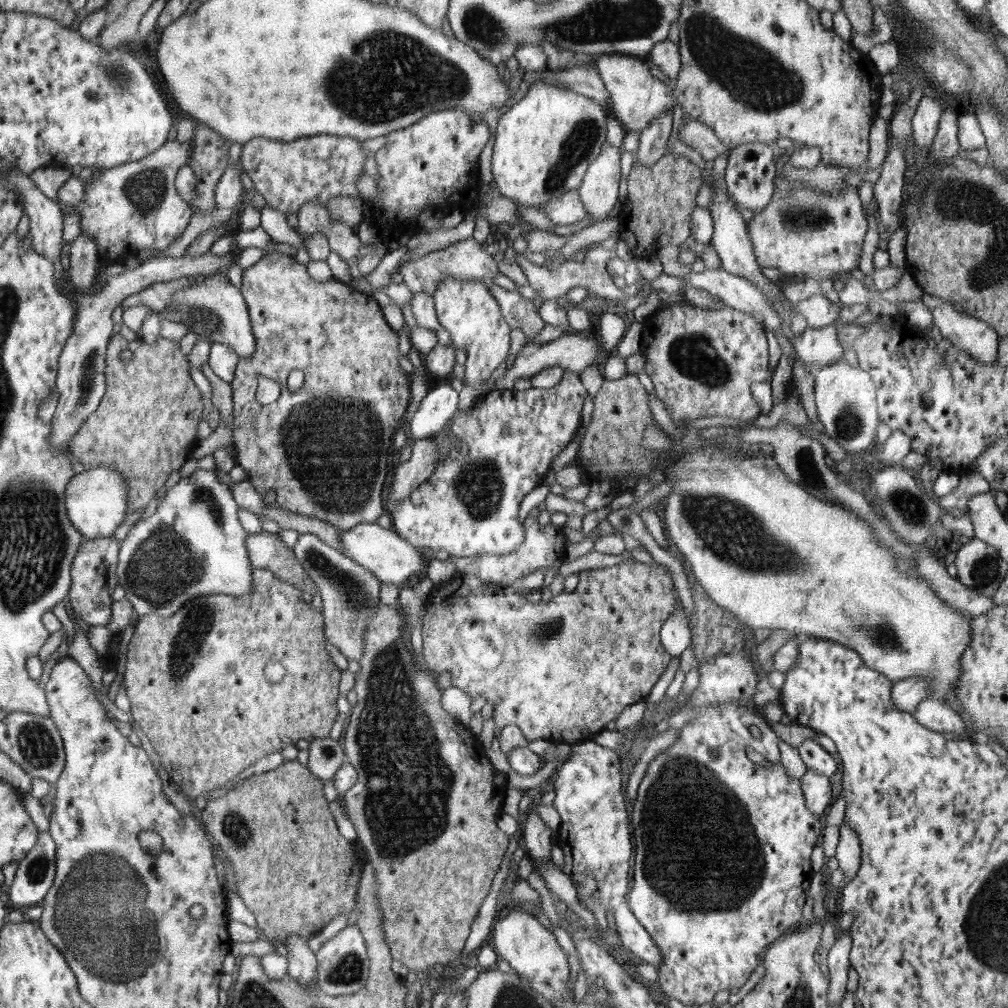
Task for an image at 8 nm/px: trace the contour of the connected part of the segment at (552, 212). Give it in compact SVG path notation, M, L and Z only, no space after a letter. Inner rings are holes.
M569 190L567 194L563 194L559 200L551 200L547 202L543 208L543 214L549 222L553 222L555 226L565 226L565 224L575 224L581 222L587 214L583 210L583 204L579 200L577 190Z

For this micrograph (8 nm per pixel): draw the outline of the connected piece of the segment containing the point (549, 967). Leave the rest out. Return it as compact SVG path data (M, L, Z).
M509 908L507 912L499 914L499 920L493 928L491 944L495 948L495 954L509 962L509 966L515 970L515 974L527 982L533 992L541 994L545 1002L551 1004L551 1000L567 1000L573 996L573 986L569 984L569 964L567 964L567 954L559 950L555 936L545 930L535 916L529 916L527 912L519 908Z

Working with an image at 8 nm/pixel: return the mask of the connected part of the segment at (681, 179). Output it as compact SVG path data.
M667 148L665 154L649 168L641 166L641 162L633 162L631 172L629 172L629 180L627 180L627 198L625 198L625 204L621 206L619 216L617 216L619 240L625 242L625 246L629 248L629 254L633 258L651 258L651 256L655 256L657 238L663 236L663 234L667 238L671 238L673 246L681 246L681 244L689 242L689 236L691 236L689 220L691 220L693 208L697 208L695 198L697 198L697 192L699 192L701 186L703 186L701 170L695 164L691 164L687 158L671 154L671 148Z

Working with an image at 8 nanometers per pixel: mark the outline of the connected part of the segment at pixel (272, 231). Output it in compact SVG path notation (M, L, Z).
M263 206L259 210L259 226L271 238L271 242L289 246L291 252L301 250L301 236L297 236L293 228L287 226L287 218L281 212L273 210L271 206L269 208Z

